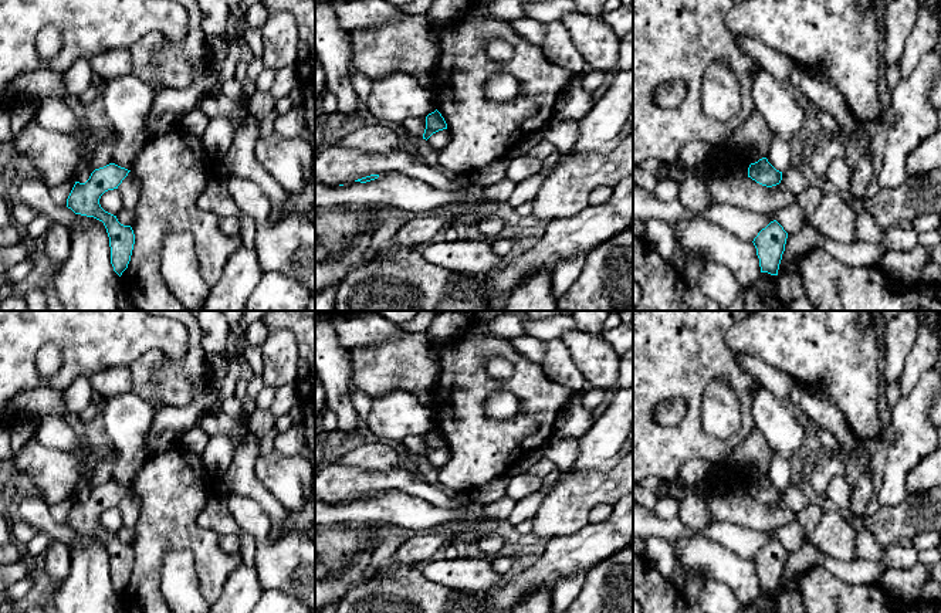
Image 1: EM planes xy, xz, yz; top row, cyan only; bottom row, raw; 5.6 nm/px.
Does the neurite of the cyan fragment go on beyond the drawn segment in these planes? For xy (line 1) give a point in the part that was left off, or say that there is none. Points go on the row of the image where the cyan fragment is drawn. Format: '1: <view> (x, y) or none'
1: none

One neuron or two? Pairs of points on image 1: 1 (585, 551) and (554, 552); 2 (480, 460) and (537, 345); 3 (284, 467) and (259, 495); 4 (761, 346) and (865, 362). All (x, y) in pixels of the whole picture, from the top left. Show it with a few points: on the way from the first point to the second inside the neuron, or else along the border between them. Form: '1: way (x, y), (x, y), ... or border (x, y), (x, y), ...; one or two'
1: way (578, 552), (561, 554); one
2: border (508, 339), (517, 351), (540, 365); two
3: border (259, 454), (254, 463), (259, 481), (287, 510); two
4: way (787, 346), (823, 346), (839, 358); one

